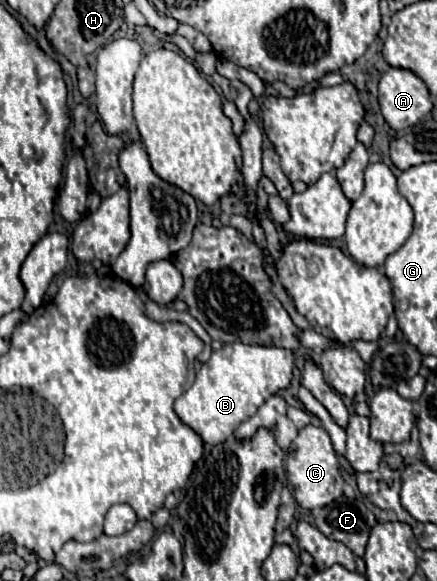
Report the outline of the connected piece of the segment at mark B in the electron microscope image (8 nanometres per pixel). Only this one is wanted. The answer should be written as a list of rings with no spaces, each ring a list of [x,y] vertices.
[[[229,343],[223,345],[219,351],[213,351],[211,359],[201,365],[193,385],[175,401],[175,413],[179,419],[189,425],[201,439],[209,445],[219,445],[227,441],[233,431],[245,419],[253,417],[257,409],[275,393],[287,389],[293,379],[293,365],[295,365],[295,351],[293,349],[279,349],[279,347],[263,347],[263,345],[245,345],[245,343]]]

